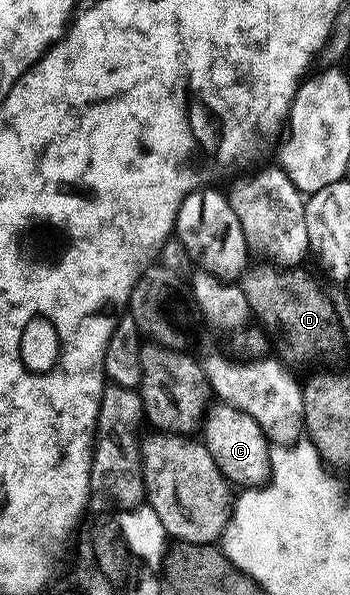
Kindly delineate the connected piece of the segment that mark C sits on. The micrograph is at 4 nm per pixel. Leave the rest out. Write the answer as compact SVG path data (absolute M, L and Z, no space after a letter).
M224 404L214 405L203 423L203 441L225 479L234 487L263 487L270 481L271 443L259 424L242 410Z

